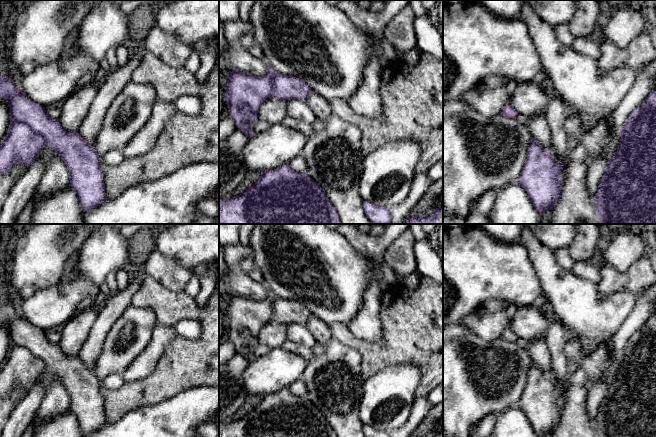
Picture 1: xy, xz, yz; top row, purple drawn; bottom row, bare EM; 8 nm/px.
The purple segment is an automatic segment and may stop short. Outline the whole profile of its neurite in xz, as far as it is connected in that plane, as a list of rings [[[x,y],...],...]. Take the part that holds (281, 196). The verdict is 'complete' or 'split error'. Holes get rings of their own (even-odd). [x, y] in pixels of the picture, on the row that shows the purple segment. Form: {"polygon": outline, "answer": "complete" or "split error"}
{"polygon": [[[289,165],[261,173],[260,179],[239,196],[219,201],[219,224],[342,224],[326,193],[306,172],[295,172]]], "answer": "complete"}

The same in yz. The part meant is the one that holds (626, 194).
{"polygon": [[[656,91],[631,112],[621,131],[618,149],[608,161],[594,197],[597,220],[602,224],[656,224]]], "answer": "complete"}

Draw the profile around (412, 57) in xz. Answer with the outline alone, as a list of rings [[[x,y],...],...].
[[[413,48],[407,52],[405,52],[402,57],[401,61],[409,66],[414,66],[420,61],[421,52],[418,48]]]

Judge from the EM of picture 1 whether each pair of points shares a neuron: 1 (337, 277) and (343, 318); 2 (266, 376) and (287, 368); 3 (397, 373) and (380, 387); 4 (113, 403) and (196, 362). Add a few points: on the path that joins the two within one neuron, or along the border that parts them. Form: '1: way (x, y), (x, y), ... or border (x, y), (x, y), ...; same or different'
1: way (337, 287), (345, 300), (343, 308); same
2: way (271, 372), (282, 368); same
3: way (393, 377), (384, 386); same
4: way (134, 395), (143, 387), (159, 386), (175, 372); same

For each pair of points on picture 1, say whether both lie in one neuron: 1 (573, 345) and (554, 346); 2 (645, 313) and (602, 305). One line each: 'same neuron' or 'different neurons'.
1: different neurons
2: different neurons

